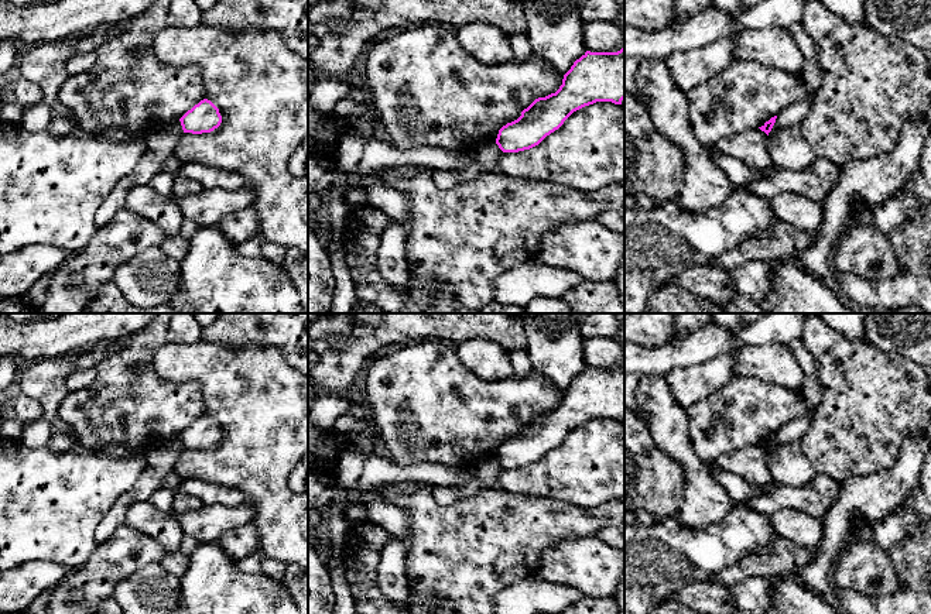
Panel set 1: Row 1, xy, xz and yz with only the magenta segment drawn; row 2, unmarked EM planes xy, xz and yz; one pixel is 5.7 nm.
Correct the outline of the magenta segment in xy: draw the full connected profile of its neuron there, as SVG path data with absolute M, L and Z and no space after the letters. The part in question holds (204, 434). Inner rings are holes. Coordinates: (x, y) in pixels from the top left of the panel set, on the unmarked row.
M208 415L201 416L181 435L184 449L202 450L210 449L222 439L219 425Z

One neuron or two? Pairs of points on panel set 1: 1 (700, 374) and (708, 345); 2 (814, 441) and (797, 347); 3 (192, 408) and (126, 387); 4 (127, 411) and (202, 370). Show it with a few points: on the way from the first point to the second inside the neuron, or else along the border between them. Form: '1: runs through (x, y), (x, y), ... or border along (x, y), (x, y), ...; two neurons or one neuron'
1: border along (735, 349), (694, 364), (675, 366), (671, 370); two neurons
2: border along (818, 374), (821, 401), (815, 408); two neurons
3: runs through (175, 408), (147, 408), (143, 404); one neuron
4: border along (151, 364), (167, 380), (195, 381), (205, 404); two neurons

